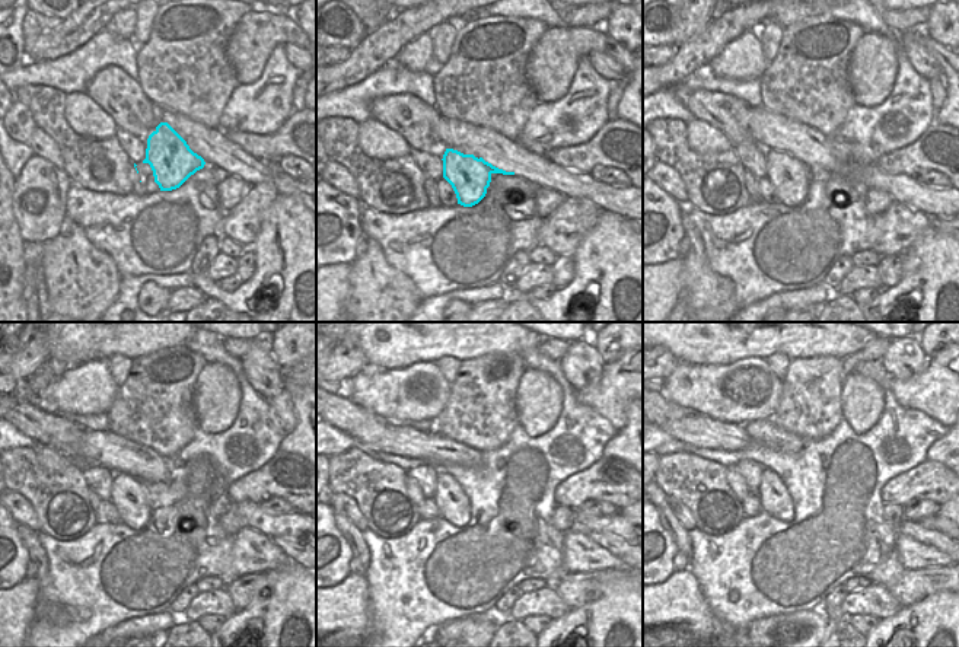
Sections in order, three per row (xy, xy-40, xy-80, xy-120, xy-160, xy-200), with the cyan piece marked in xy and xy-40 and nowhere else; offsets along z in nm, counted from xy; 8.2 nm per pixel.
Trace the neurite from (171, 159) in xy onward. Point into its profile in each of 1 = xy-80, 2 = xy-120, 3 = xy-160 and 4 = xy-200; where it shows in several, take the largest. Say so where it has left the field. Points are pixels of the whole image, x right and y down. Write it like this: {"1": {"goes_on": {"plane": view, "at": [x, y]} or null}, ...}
{"1": {"goes_on": {"plane": "xy-80", "at": [789, 177]}}, "2": {"goes_on": {"plane": "xy-120", "at": [130, 497]}}, "3": {"goes_on": {"plane": "xy-160", "at": [453, 504]}}, "4": {"goes_on": {"plane": "xy-200", "at": [774, 497]}}}

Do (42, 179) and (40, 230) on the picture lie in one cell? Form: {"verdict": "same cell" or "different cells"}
{"verdict": "same cell"}

